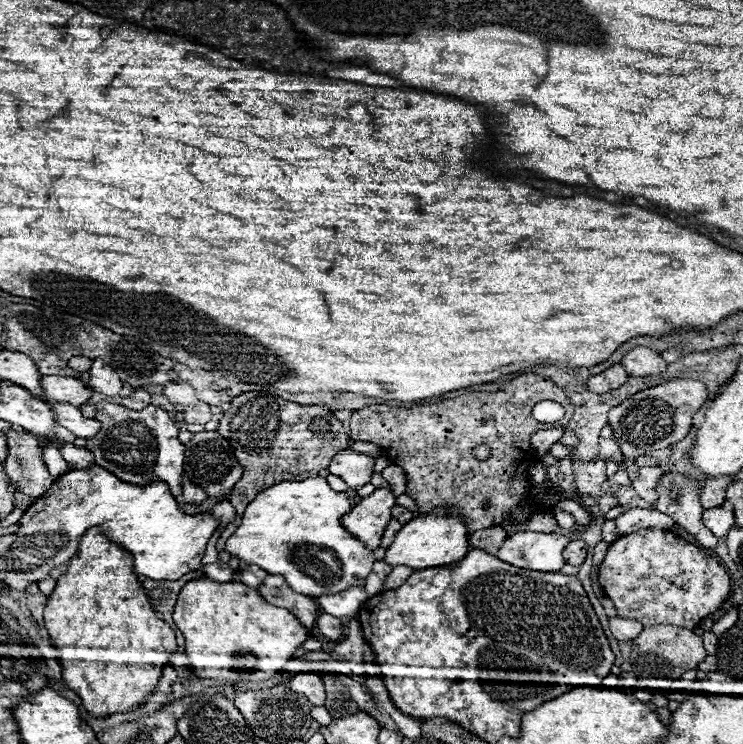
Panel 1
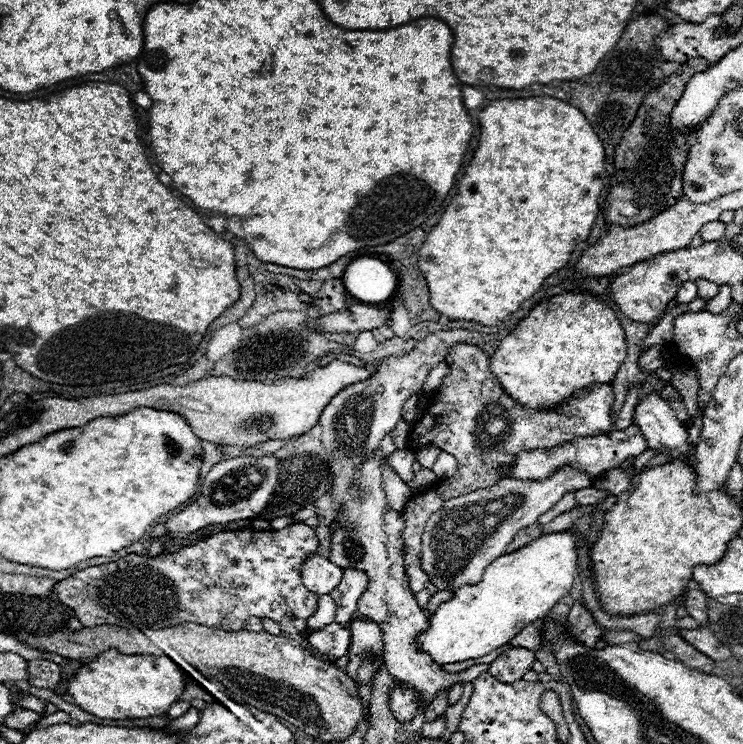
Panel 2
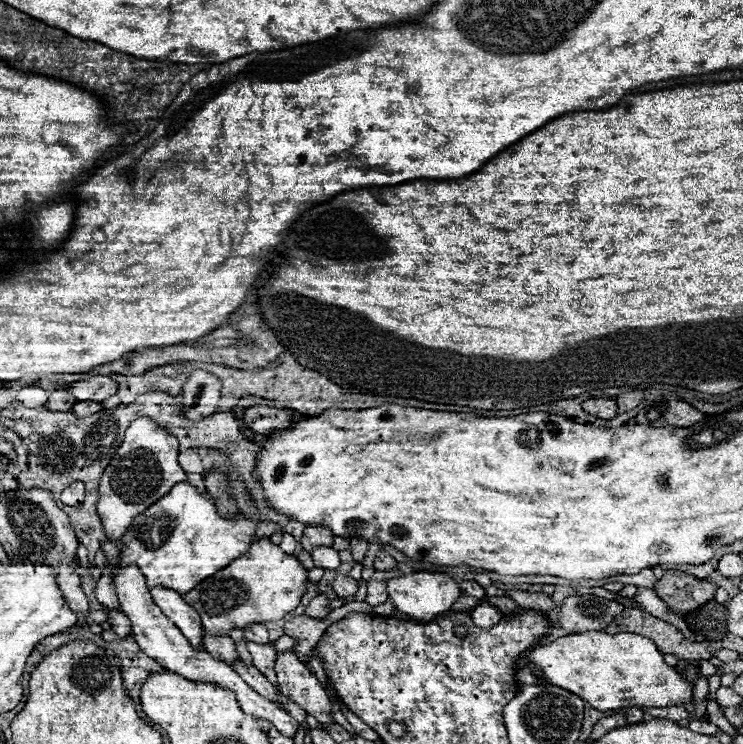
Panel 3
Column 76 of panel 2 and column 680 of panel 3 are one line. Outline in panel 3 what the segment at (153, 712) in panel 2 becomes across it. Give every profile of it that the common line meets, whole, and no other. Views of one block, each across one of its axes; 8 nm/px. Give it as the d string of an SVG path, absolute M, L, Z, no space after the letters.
M592 630L570 634L548 646L532 648L528 660L542 670L542 676L550 684L580 696L598 710L666 708L694 700L694 684L664 662L650 638L632 632L608 634L604 630Z

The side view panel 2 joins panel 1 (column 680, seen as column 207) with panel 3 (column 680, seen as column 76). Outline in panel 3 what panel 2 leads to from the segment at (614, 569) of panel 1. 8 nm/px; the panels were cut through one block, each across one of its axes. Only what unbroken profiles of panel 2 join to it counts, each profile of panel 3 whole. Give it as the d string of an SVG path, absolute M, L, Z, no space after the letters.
M664 570L664 576L654 584L654 592L666 602L666 608L678 616L686 616L710 602L716 592L716 584L700 580L680 570Z

